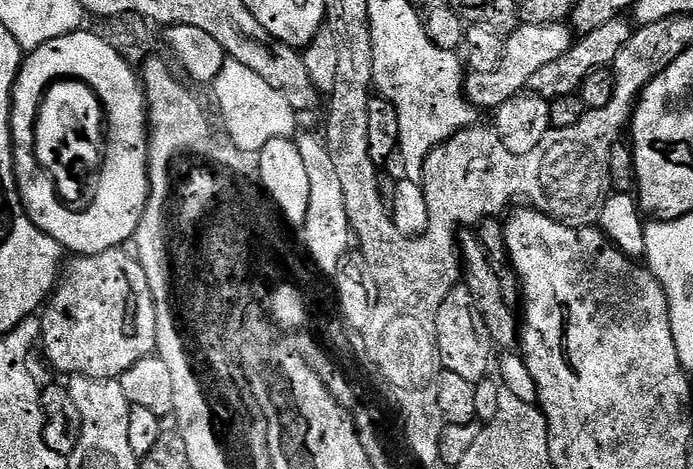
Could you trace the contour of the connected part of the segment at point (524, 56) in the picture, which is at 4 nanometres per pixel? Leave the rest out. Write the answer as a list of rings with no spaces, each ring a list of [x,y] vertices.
[[[521,23],[518,28],[506,36],[502,44],[504,57],[498,66],[490,74],[472,72],[466,80],[466,95],[468,103],[473,109],[490,108],[497,110],[510,98],[521,95],[528,88],[530,78],[542,66],[549,62],[555,62],[562,58],[566,50],[570,50],[574,43],[574,33],[567,23],[547,24],[546,26],[530,26]]]

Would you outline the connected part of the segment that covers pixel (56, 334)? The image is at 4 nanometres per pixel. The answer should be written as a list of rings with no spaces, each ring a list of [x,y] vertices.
[[[123,247],[108,249],[105,252],[94,254],[93,256],[77,255],[67,261],[58,283],[47,301],[42,312],[42,348],[48,355],[48,360],[60,372],[65,372],[65,377],[84,376],[88,380],[116,380],[126,370],[130,370],[142,358],[153,355],[156,351],[156,312],[154,298],[151,296],[150,285],[146,280],[146,273],[135,255],[131,251],[126,252]]]

